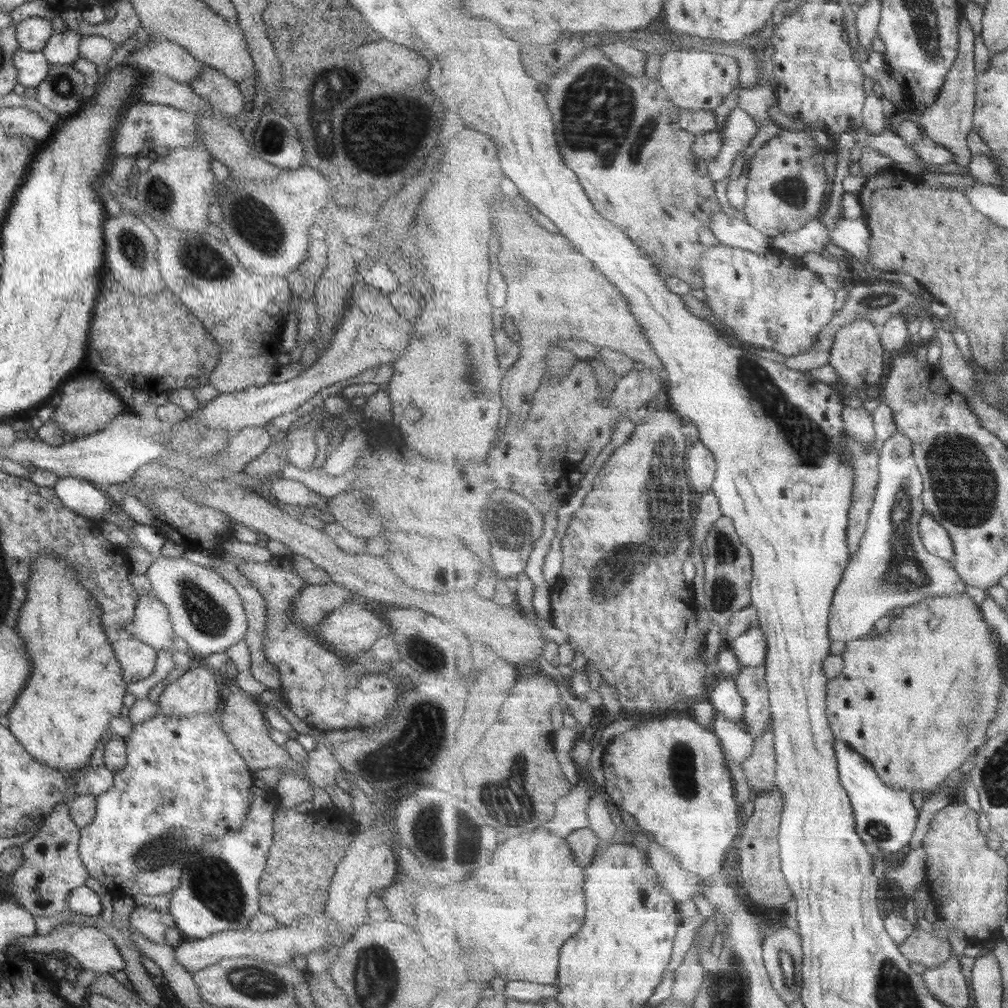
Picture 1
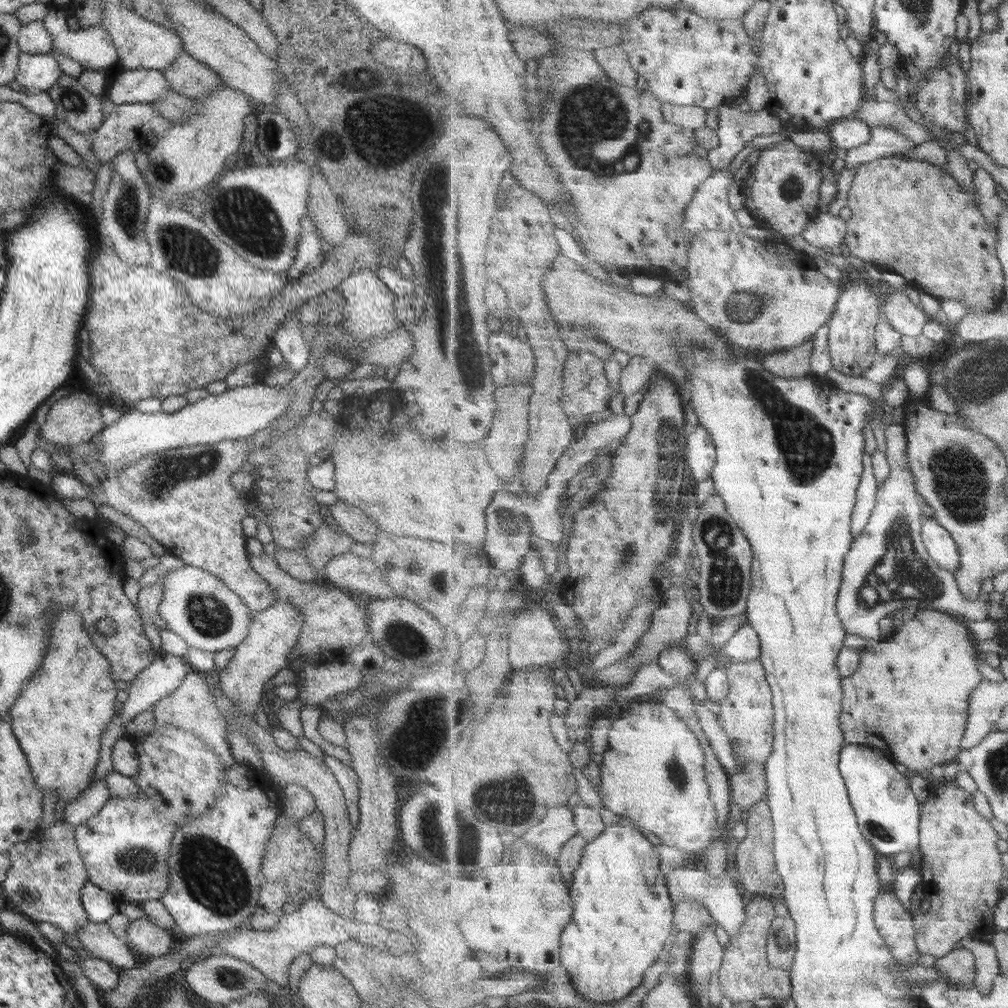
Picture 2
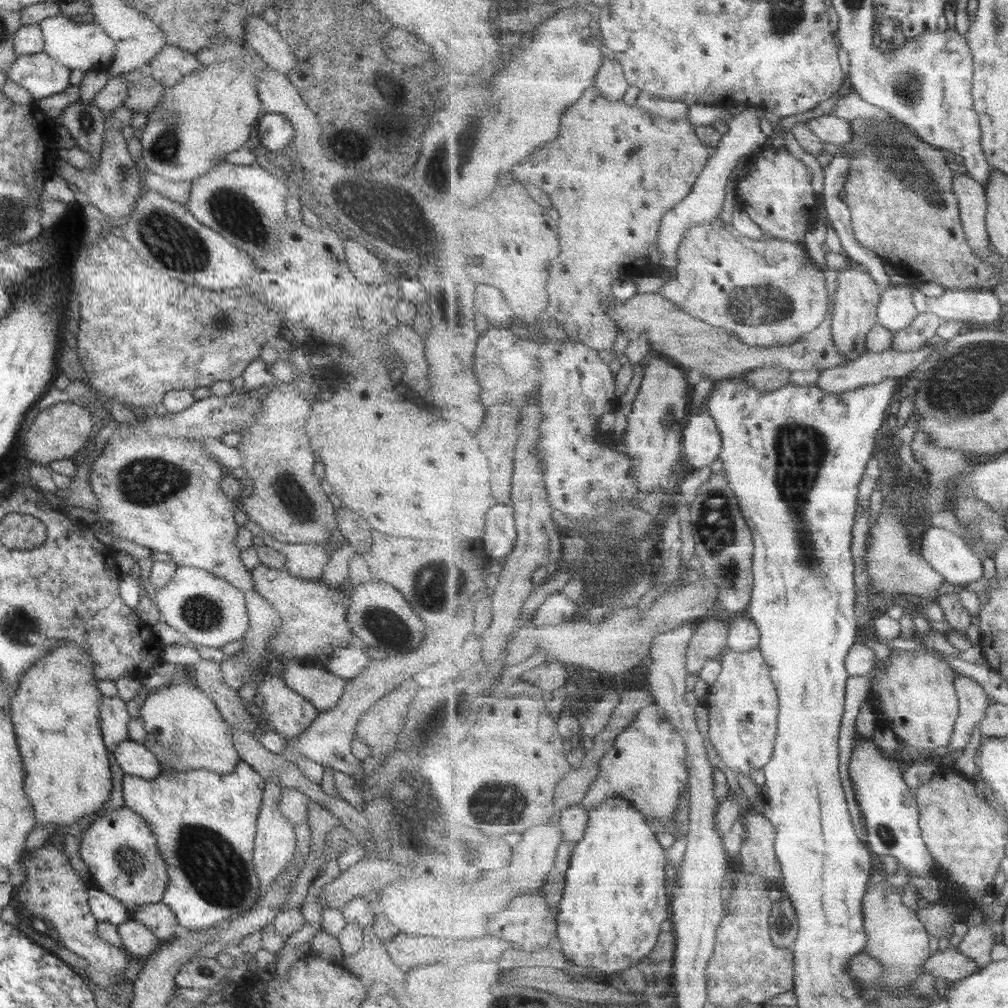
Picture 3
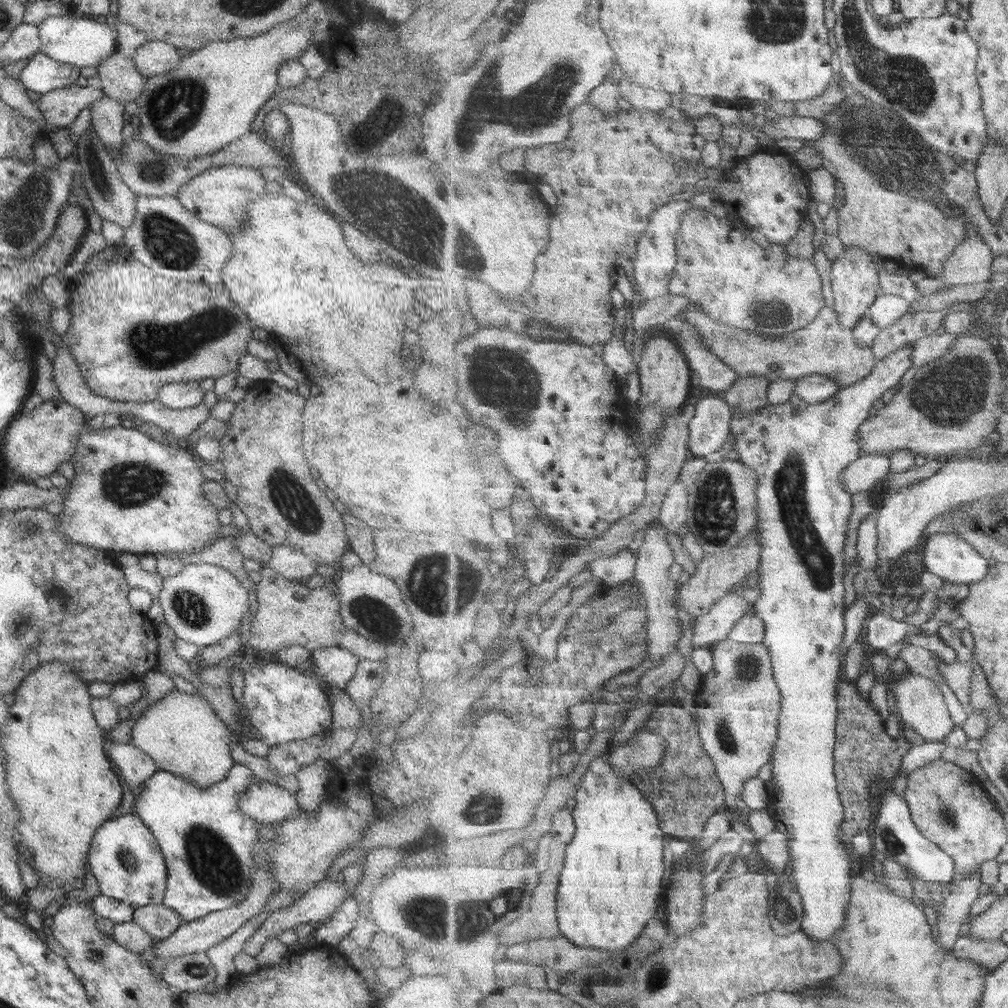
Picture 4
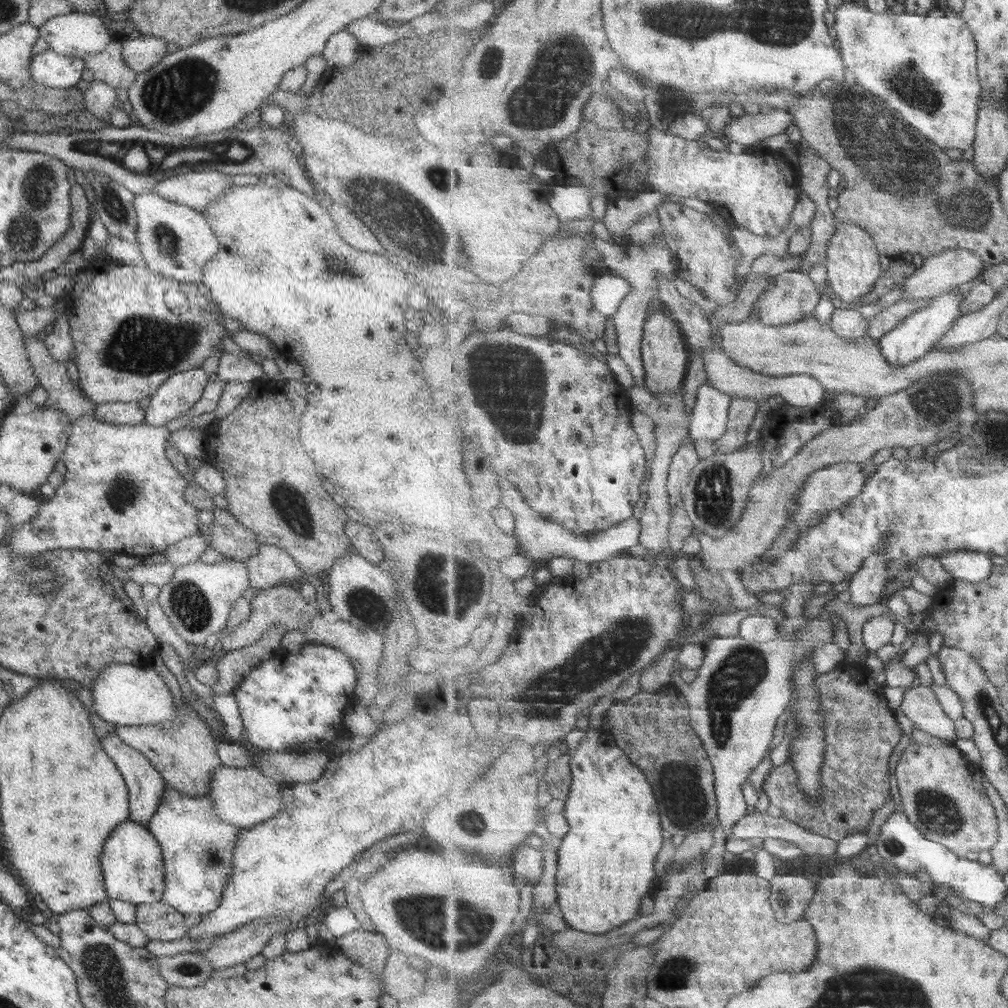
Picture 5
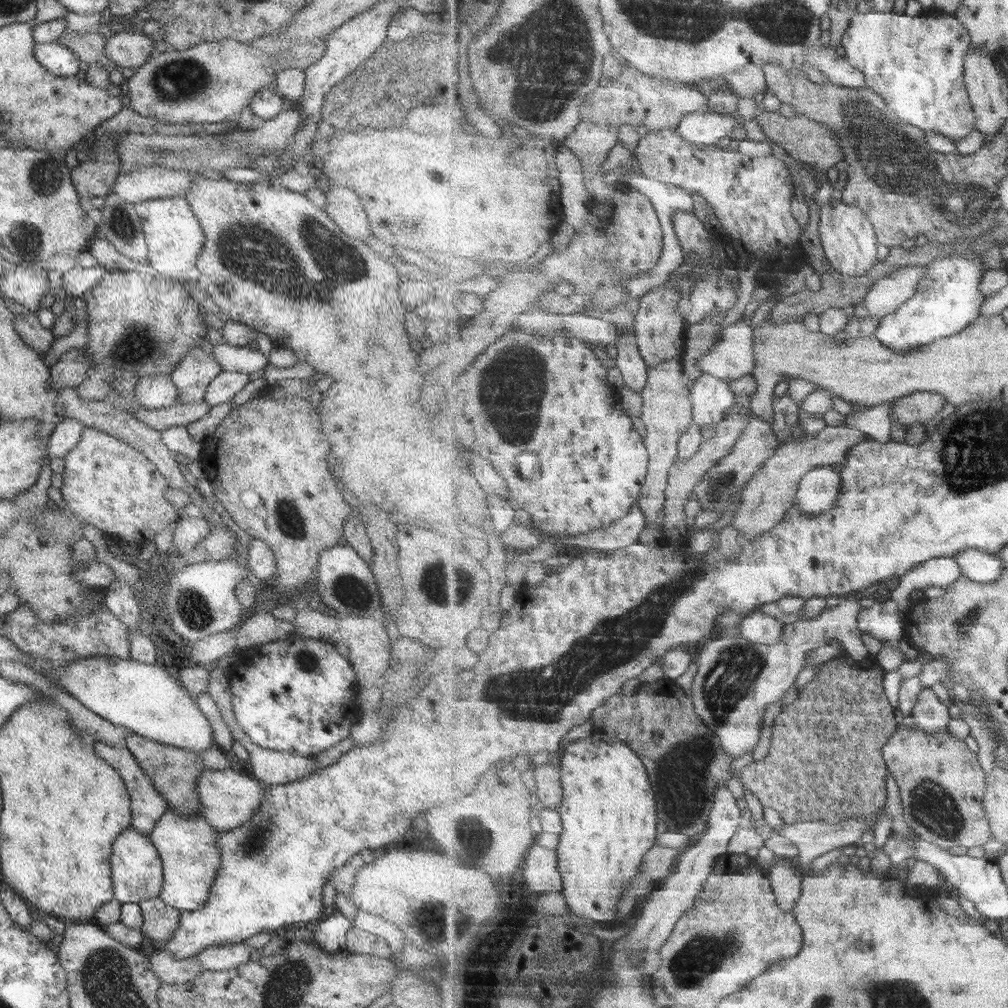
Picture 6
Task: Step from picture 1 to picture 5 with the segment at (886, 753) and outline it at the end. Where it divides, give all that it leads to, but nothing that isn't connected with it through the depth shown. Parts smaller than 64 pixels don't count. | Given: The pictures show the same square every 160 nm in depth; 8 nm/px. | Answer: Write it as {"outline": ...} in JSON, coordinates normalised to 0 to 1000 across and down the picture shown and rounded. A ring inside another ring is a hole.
{"outline":[[[924,681],[899,684],[893,702],[910,723],[942,736],[950,732],[947,715],[941,712]]]}

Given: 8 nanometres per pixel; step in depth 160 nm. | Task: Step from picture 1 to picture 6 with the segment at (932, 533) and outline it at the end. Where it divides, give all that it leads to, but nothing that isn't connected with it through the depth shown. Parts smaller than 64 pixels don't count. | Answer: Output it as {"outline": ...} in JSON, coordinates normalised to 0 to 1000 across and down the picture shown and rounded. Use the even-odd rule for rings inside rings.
{"outline":[[[971,545],[955,546],[946,556],[951,559],[955,570],[967,577],[987,577],[995,569],[995,558],[989,551],[978,547]]]}

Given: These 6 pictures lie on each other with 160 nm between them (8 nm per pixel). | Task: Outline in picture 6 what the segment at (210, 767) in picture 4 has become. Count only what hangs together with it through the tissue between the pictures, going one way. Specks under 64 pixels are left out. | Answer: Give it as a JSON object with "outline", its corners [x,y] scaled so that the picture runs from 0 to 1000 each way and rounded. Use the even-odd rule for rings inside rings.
{"outline":[[[134,728],[125,730],[124,738],[124,743],[132,750],[138,762],[142,764],[142,768],[148,772],[154,786],[160,790],[168,803],[181,808],[180,810],[189,810],[198,806],[199,800],[193,786],[193,776],[201,763],[195,747],[157,737]]]}

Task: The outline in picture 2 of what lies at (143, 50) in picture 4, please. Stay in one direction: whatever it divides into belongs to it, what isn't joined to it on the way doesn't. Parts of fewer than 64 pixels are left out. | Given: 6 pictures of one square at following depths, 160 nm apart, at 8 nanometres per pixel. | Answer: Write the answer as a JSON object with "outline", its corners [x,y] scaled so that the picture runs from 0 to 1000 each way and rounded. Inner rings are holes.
{"outline":[[[183,51],[161,73],[162,79],[169,83],[174,92],[188,98],[198,97],[203,91],[209,91],[220,85],[220,80],[214,71],[195,62]]]}

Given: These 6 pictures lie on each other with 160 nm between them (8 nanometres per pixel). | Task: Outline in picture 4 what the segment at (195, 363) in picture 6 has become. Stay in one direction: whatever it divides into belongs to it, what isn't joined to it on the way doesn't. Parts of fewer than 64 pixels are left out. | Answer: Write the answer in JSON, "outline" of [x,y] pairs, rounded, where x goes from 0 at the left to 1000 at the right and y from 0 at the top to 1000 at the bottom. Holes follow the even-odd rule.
{"outline":[[[195,379],[172,380],[159,385],[156,398],[171,407],[182,407],[199,400],[201,392]]]}

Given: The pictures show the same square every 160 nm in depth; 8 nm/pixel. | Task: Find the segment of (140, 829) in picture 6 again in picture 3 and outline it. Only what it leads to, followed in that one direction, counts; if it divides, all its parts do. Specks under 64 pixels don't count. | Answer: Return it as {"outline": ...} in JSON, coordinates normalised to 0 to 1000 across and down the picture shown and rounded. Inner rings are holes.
{"outline":[[[130,733],[116,737],[110,747],[114,760],[122,769],[130,769],[143,774],[151,774],[158,768],[157,754],[146,741]]]}

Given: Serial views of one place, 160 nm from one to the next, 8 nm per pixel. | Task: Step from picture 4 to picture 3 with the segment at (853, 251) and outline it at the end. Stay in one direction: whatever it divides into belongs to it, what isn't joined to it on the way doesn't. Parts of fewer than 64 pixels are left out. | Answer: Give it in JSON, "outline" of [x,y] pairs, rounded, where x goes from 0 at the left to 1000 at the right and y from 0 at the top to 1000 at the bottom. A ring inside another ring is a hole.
{"outline":[[[842,266],[840,269],[831,270],[831,286],[828,290],[828,313],[826,313],[825,327],[826,338],[834,348],[834,354],[848,358],[859,347],[858,336],[866,323],[871,320],[871,308],[875,291],[865,273],[857,267]]]}

